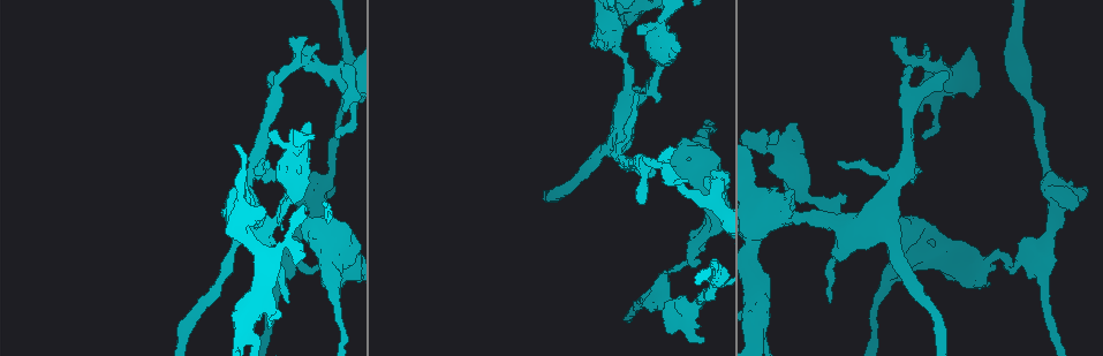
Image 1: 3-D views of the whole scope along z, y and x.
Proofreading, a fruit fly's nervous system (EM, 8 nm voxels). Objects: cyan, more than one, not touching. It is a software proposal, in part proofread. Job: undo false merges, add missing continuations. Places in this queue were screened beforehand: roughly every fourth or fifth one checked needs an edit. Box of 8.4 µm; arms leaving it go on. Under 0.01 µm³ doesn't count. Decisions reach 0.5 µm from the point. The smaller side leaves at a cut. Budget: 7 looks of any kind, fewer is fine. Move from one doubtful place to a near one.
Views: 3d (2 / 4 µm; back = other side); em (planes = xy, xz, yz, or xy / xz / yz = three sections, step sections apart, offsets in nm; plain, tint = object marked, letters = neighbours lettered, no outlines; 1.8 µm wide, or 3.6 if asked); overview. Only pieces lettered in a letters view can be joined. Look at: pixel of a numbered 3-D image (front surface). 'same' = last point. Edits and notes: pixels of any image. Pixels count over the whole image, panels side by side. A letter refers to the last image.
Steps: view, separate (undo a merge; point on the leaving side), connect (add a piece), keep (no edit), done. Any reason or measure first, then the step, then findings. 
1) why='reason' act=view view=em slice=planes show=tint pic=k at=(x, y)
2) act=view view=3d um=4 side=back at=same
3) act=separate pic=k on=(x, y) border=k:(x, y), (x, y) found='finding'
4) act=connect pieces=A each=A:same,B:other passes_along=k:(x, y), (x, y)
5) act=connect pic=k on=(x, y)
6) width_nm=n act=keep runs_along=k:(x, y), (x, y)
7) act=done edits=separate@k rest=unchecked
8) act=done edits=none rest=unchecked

why='arms part here' act=view view=em slice=xz step=8 show=letters pic=1 at=(666, 166)

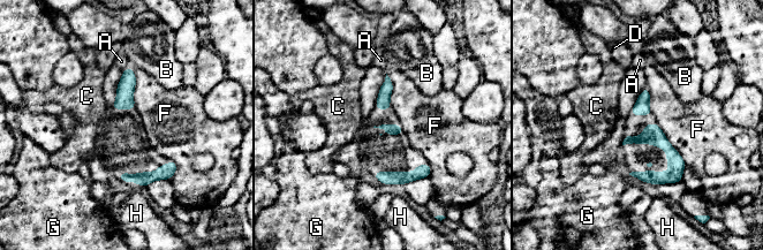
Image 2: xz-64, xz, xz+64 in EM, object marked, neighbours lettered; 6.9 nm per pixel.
width_nm=100 act=keep each=A:other,B:other,C:other,D:other,F:other,G:other,H:other runs_along=2:(627, 141), (657, 138), (678, 179) found='continuous, no second cell'

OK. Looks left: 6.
why='four or more arms meet' act=view view=3d um=2 side=back pic=1 at=(607, 22)

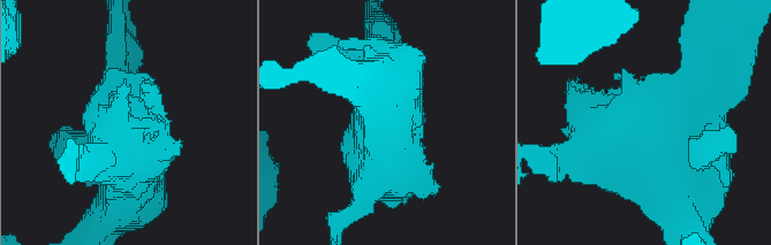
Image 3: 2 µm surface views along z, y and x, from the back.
act=view view=em slice=xz step=4 show=tint pic=3 at=(643, 125)

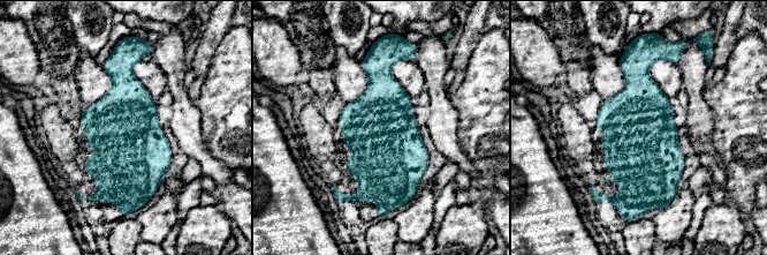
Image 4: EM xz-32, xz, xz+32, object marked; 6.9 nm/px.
why='cut it another way' act=view view=em slice=planes show=letters at=same

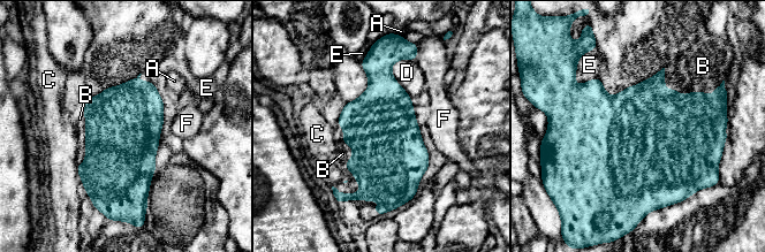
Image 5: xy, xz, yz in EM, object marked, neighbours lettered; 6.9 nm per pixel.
act=connect pieces=B each=A:other,B:same,C:other,D:other,E:other,F:other passes_along=5:(385, 144), (351, 157), (342, 153) found='the cell continues'

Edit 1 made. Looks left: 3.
why='small branch off a trunk' act=view view=3d um=2 side=back pic=1 at=(838, 227)

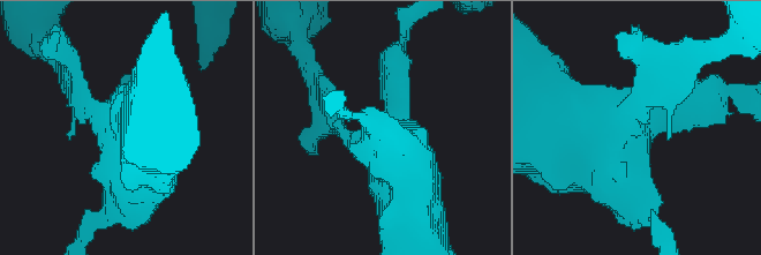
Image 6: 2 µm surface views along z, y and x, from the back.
why='now the EM' act=view view=em slice=planes show=tint pic=6 at=(642, 127)

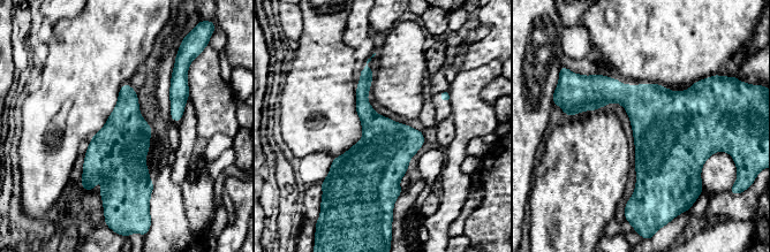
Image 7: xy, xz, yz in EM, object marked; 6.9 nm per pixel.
why='see the neighbours' act=view view=em slice=planes show=letters at=same

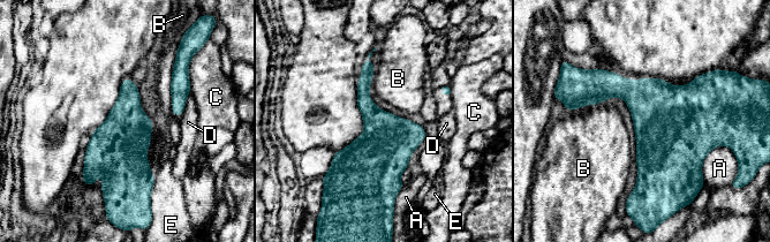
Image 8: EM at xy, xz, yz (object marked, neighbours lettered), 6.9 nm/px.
arms=4 act=keep each=A:other,B:other,C:other,D:other,E:other border=8:(605, 100), (567, 111) found='one cell here'

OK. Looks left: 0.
act=done edits=connect@5 rest=unchecked

